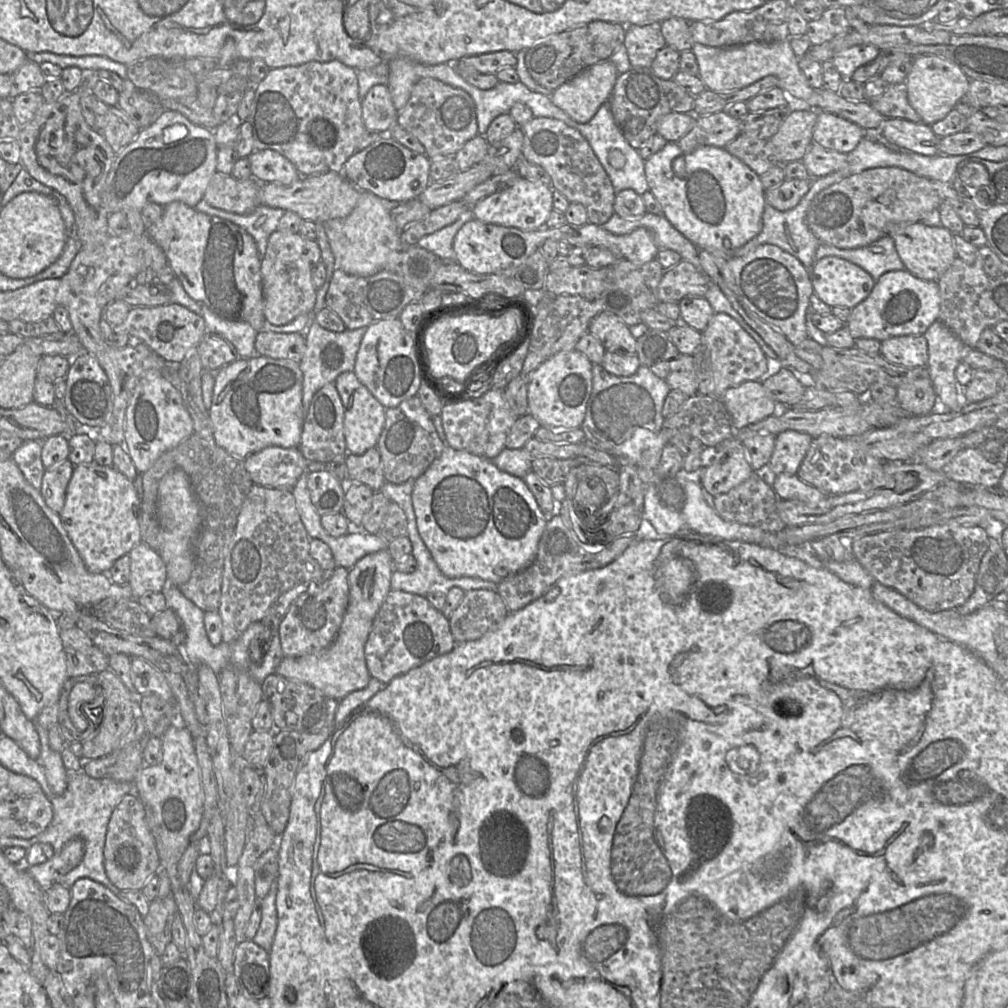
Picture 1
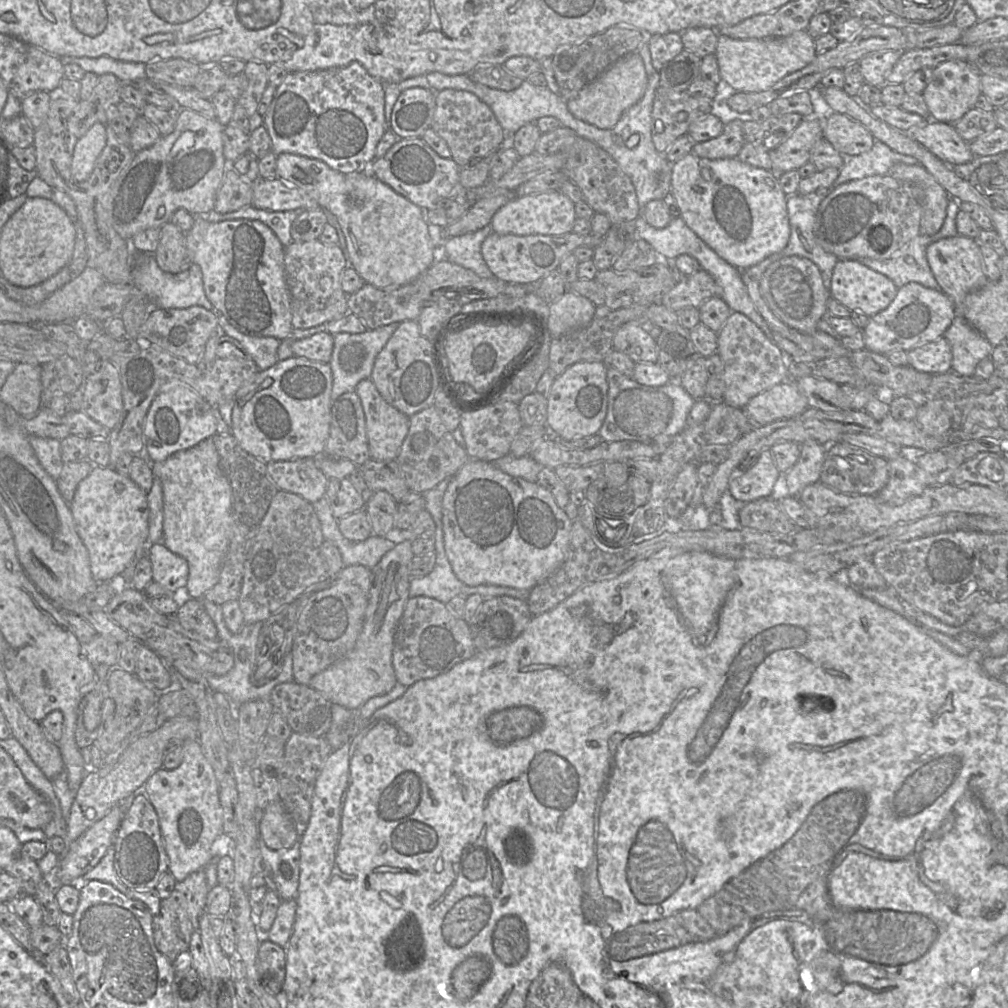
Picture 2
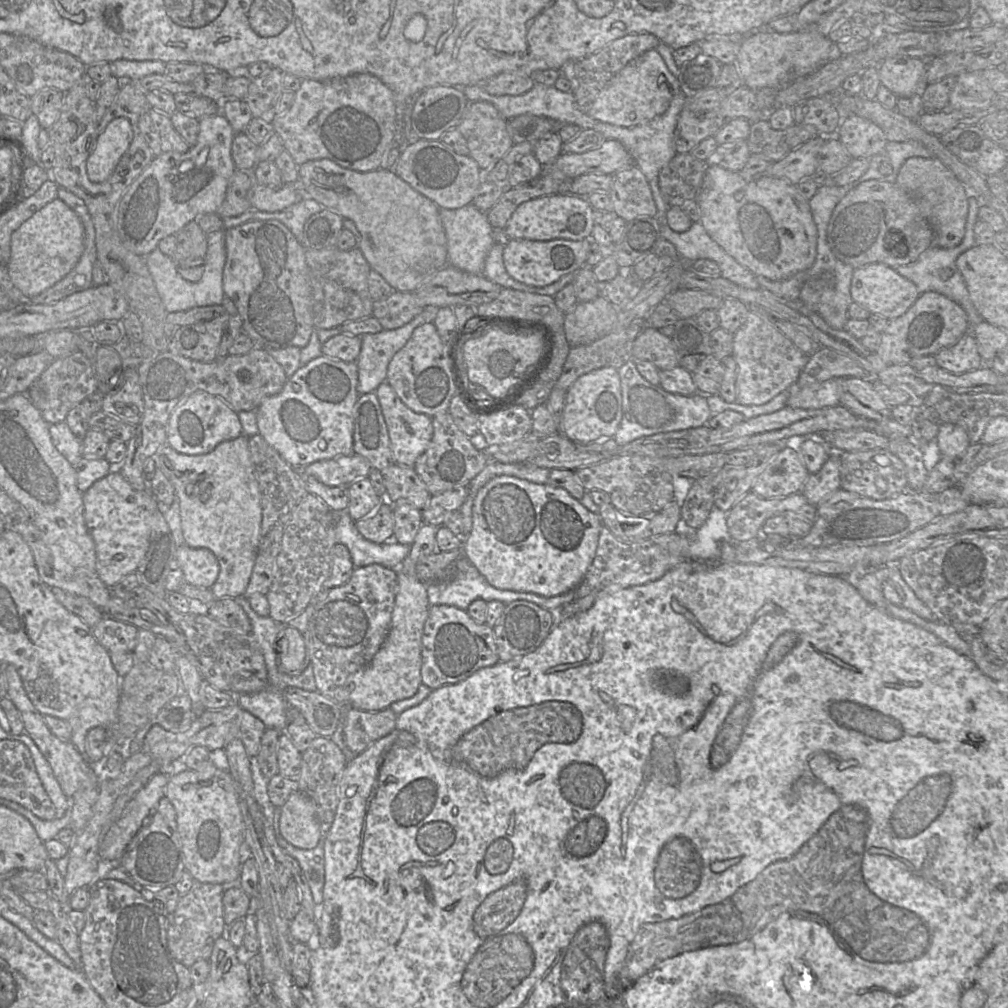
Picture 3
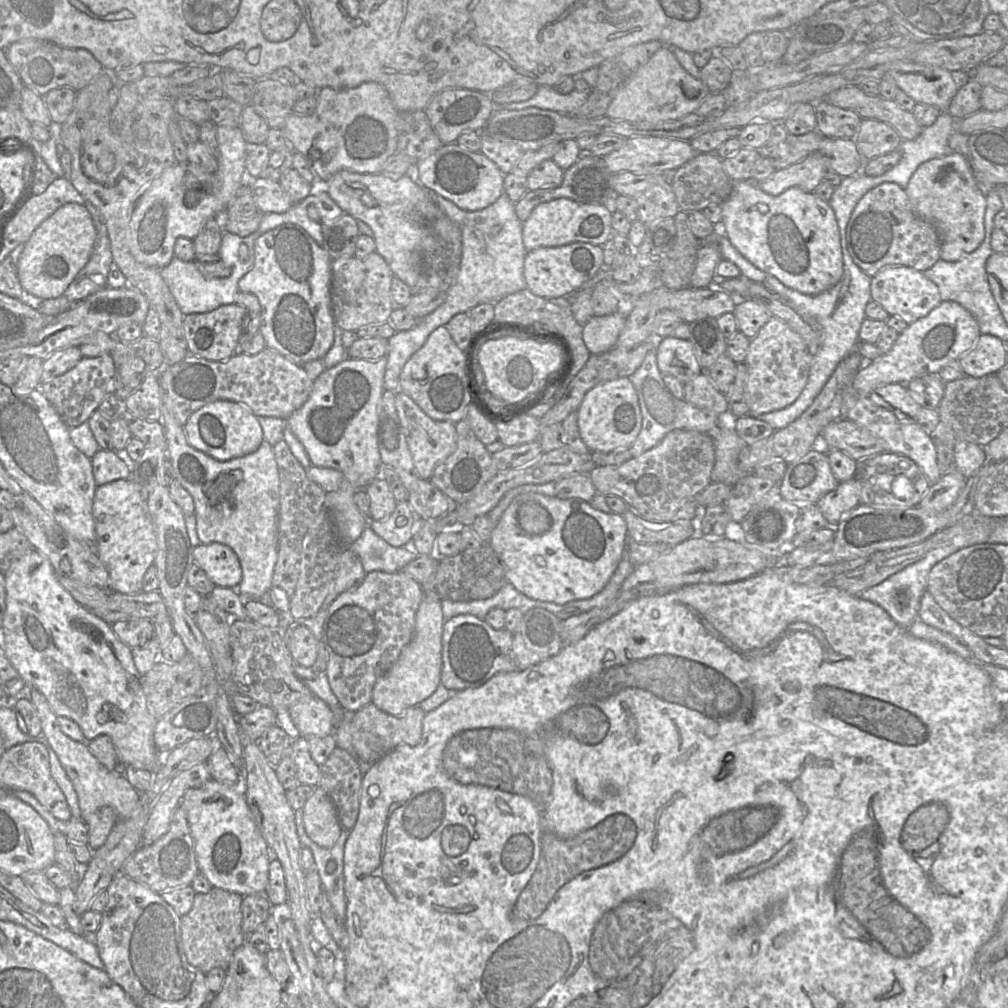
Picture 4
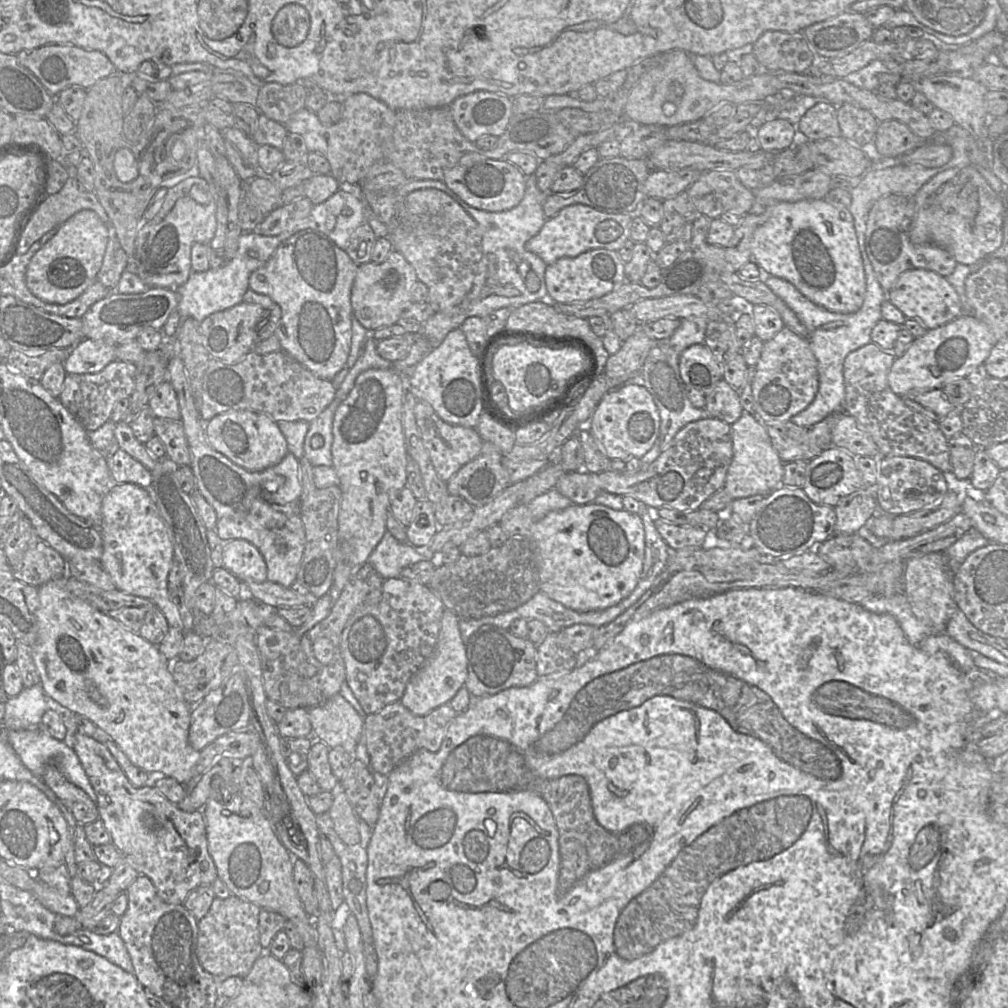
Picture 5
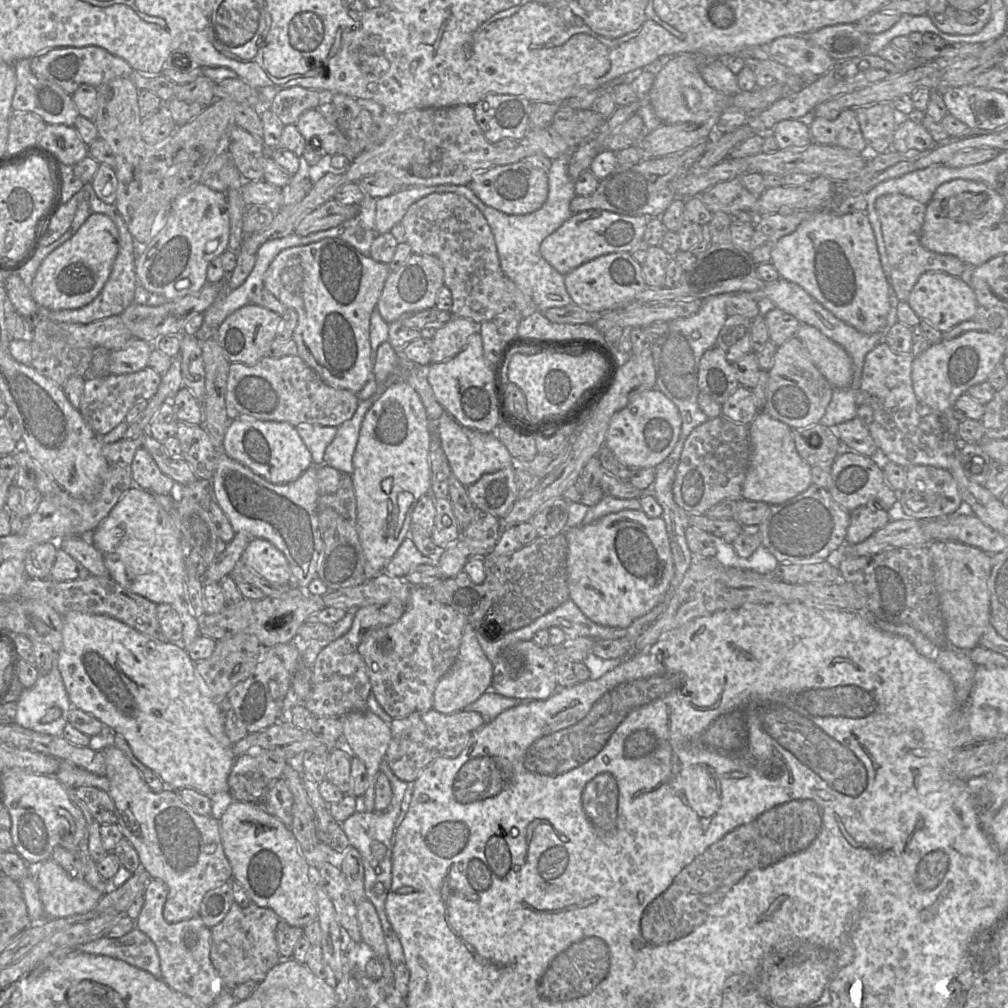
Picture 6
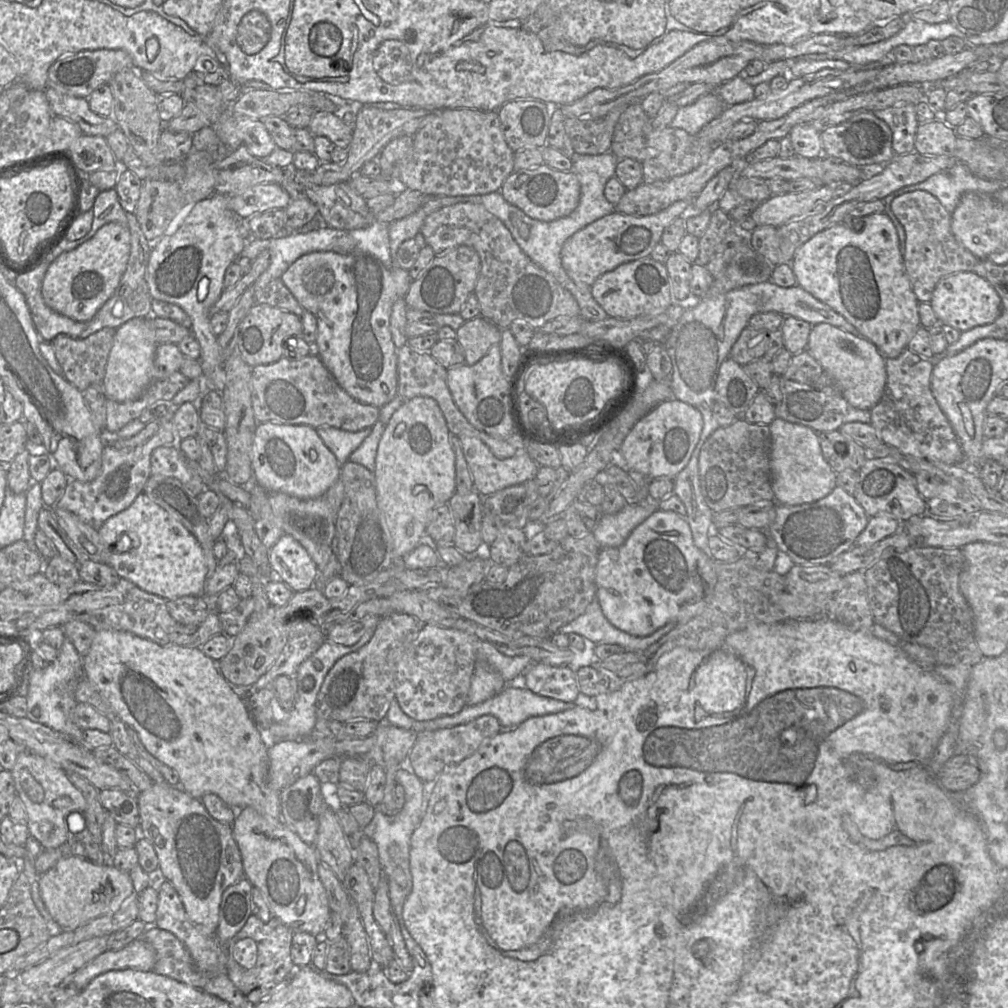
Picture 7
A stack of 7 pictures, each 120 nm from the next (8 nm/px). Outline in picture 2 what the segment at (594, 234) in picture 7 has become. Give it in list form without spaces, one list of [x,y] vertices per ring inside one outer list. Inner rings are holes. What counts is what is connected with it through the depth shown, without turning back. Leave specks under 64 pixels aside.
[[[557,191],[519,196],[511,199],[493,216],[489,227],[501,235],[562,235],[573,231],[576,221],[575,205]]]

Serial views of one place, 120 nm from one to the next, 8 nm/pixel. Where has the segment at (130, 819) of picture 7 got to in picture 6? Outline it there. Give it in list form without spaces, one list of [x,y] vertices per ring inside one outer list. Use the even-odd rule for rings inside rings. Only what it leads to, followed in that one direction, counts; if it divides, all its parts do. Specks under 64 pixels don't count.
[[[78,786],[70,789],[86,804],[98,823],[116,824],[118,816],[115,803],[107,791],[93,786]]]

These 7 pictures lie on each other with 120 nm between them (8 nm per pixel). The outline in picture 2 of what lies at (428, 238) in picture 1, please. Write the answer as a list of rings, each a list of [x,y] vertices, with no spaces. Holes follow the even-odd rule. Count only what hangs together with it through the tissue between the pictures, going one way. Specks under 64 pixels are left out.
[[[487,227],[445,238],[439,246],[440,257],[472,270],[481,277],[495,278],[481,253],[483,241],[492,232],[492,229]]]

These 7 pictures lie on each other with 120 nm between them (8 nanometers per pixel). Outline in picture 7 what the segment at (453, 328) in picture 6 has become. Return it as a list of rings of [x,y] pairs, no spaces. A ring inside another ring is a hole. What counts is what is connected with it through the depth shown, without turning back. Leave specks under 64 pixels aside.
[[[479,317],[465,321],[457,330],[457,342],[463,348],[465,364],[478,362],[493,345],[499,345],[502,329]]]

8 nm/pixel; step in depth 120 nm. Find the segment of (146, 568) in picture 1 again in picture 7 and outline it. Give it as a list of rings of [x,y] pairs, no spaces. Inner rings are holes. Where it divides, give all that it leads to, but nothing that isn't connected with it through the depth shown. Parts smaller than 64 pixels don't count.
[[[283,535],[269,549],[269,564],[277,580],[284,582],[294,592],[312,588],[318,576],[318,570],[305,548],[292,536]]]

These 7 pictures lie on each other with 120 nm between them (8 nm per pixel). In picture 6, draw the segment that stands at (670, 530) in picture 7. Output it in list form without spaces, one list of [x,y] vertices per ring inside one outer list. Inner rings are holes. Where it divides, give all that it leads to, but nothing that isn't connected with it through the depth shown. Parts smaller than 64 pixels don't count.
[[[622,510],[564,534],[568,545],[567,582],[570,600],[592,621],[610,627],[628,628],[658,606],[674,585],[675,568],[666,520],[649,517],[642,510]]]

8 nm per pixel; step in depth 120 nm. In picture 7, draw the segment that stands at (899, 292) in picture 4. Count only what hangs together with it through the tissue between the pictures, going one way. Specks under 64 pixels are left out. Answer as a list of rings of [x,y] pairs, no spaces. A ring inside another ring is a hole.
[[[958,272],[942,278],[929,302],[940,324],[961,332],[994,322],[1001,313],[1002,302],[994,287],[974,272]]]

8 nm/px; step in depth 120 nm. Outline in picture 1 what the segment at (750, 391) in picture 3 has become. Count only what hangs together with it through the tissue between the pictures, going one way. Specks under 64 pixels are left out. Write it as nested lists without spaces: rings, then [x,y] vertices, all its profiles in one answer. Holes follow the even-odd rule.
[[[715,313],[702,333],[702,344],[711,358],[714,397],[720,398],[731,387],[744,382],[762,381],[768,371],[768,357],[756,340],[733,317]]]

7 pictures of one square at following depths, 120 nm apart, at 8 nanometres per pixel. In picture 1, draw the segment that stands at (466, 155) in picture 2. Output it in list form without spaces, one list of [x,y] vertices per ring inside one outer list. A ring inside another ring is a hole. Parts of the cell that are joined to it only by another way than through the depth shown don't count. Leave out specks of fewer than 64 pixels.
[[[429,77],[419,78],[413,85],[409,100],[403,108],[398,110],[396,124],[421,142],[425,148],[425,155],[429,158],[438,155],[453,155],[469,140],[479,135],[476,105],[472,97],[459,88]]]

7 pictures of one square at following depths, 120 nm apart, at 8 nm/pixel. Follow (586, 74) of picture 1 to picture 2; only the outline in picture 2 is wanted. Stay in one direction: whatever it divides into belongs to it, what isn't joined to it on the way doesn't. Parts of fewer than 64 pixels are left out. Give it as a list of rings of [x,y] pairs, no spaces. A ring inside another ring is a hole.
[[[639,53],[622,57],[606,69],[596,80],[585,86],[576,97],[567,100],[569,111],[578,119],[601,129],[614,127],[621,116],[642,98],[648,75]]]

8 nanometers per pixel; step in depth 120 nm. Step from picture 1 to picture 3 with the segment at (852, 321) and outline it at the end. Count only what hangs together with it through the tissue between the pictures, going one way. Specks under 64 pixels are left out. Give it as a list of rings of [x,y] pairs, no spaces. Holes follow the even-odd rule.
[[[926,291],[920,294],[914,304],[901,316],[890,320],[882,331],[881,343],[875,353],[889,365],[903,364],[915,357],[934,356],[940,350],[955,345],[971,329],[965,310],[955,301],[937,292]]]

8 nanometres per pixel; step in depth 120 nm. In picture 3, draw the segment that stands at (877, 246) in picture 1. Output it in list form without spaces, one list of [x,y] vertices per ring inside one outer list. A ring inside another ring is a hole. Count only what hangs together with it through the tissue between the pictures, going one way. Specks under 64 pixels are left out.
[[[972,196],[970,198],[965,236],[958,246],[951,249],[944,249],[933,245],[927,250],[925,250],[914,263],[898,267],[892,267],[900,275],[912,281],[921,293],[926,291],[937,292],[947,296],[948,298],[958,303],[967,313],[968,321],[971,328],[978,325],[984,320],[980,316],[970,299],[969,292],[963,276],[957,269],[956,260],[961,253],[976,245],[976,241],[974,238],[974,226],[979,219],[978,211],[980,208],[980,203],[981,201],[977,197]]]

